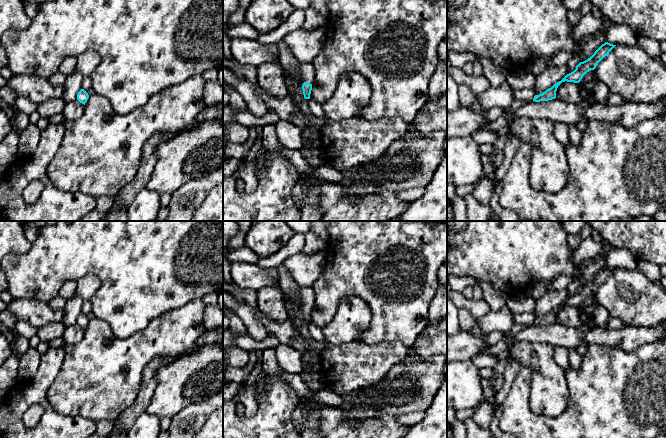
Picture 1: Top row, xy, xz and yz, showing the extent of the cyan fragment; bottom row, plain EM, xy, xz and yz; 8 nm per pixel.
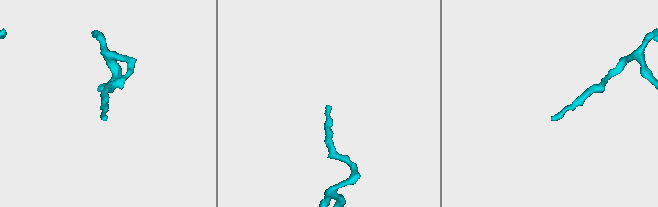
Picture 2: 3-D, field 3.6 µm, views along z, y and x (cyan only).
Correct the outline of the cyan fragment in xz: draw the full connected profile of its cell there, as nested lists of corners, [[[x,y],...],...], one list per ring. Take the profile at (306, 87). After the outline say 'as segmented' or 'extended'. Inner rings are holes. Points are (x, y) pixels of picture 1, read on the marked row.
[[[301,63],[301,71],[304,80],[302,85],[303,95],[305,99],[310,99],[312,84],[315,78],[315,68],[313,64]]]; extended

